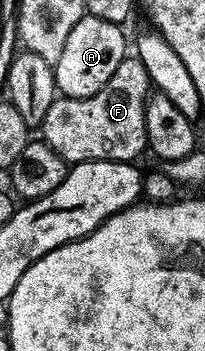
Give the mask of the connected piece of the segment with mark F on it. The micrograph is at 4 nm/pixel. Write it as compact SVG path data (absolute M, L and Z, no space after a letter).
M125 56L122 63L118 63L118 71L110 75L110 79L94 95L89 97L57 96L54 103L50 103L50 111L46 111L46 119L38 126L42 140L67 163L77 161L127 161L135 162L136 156L145 152L146 139L146 103L150 96L150 82L148 72L139 57Z

